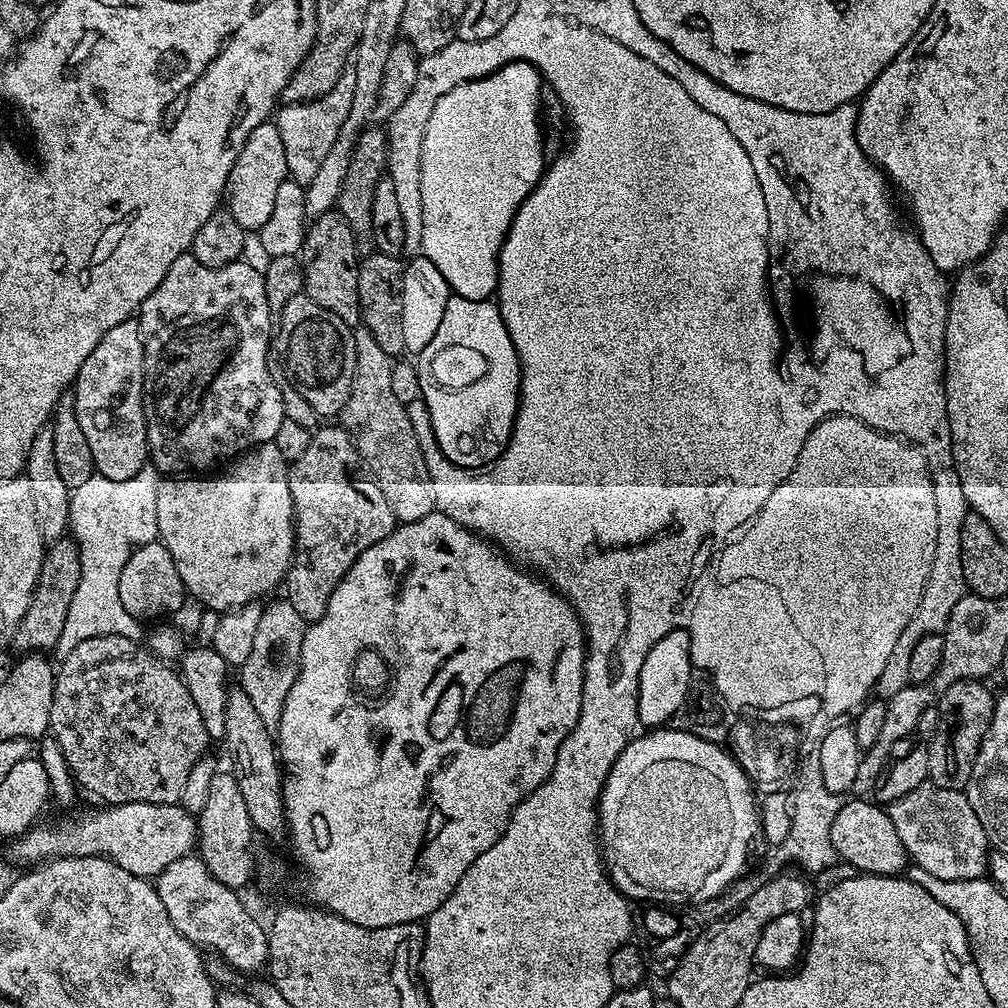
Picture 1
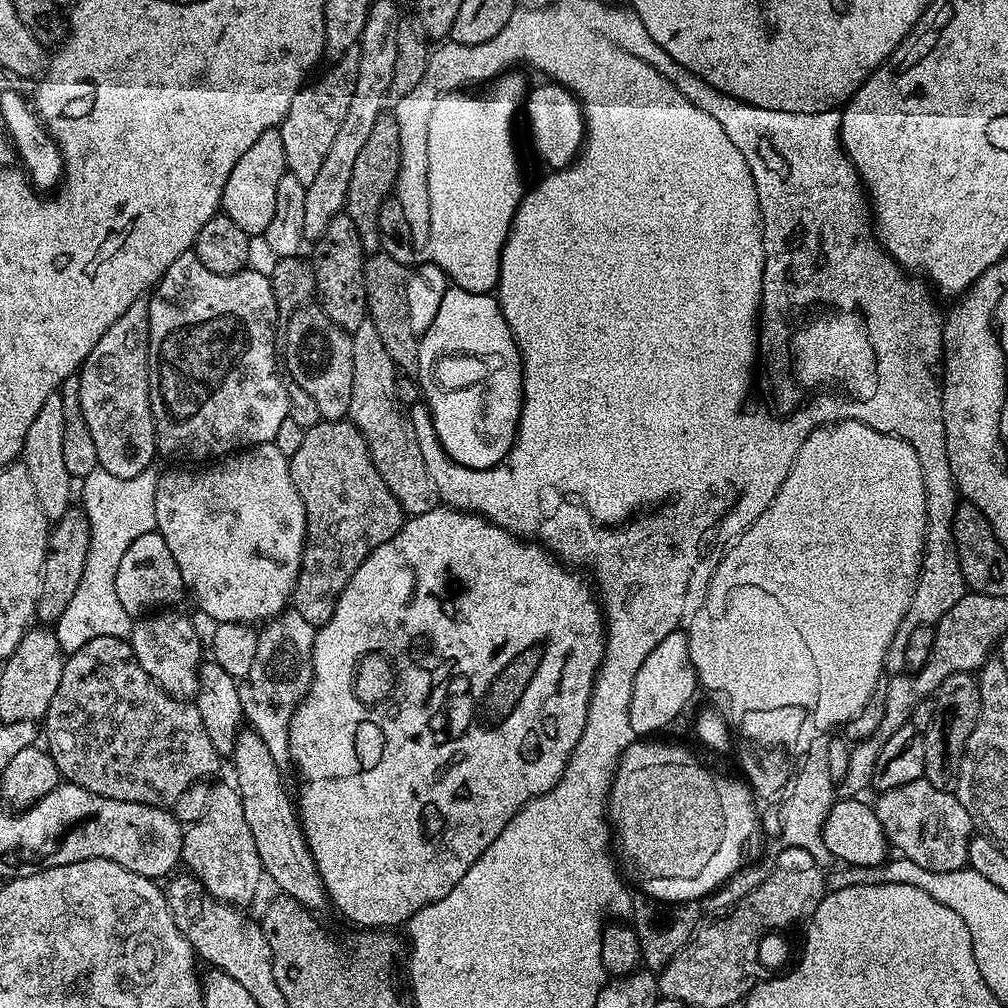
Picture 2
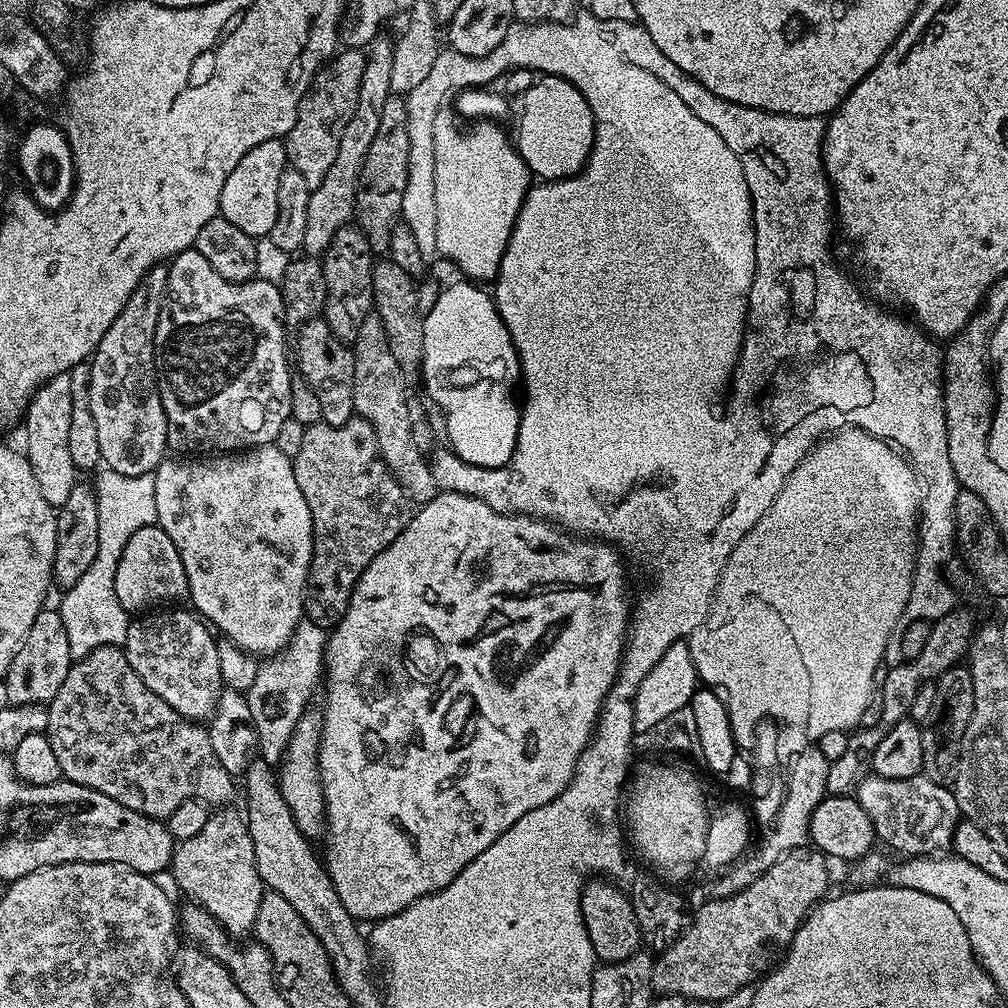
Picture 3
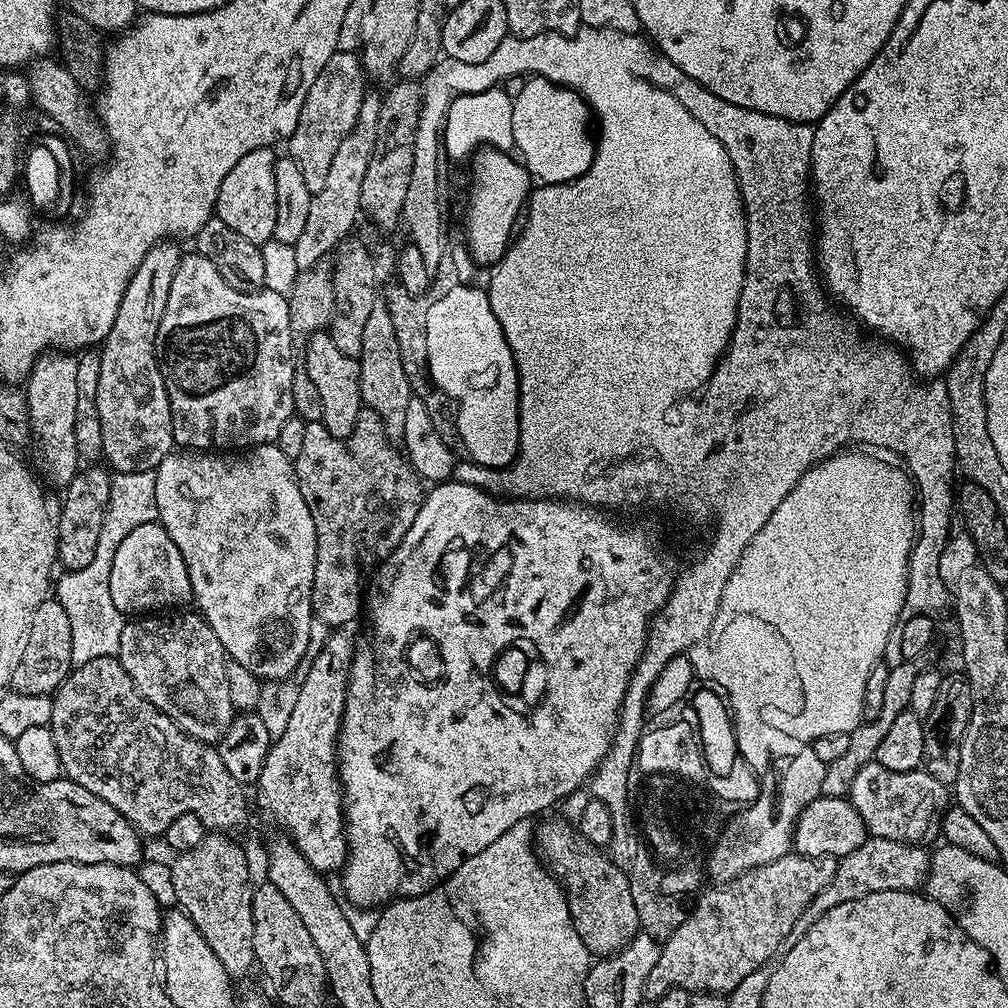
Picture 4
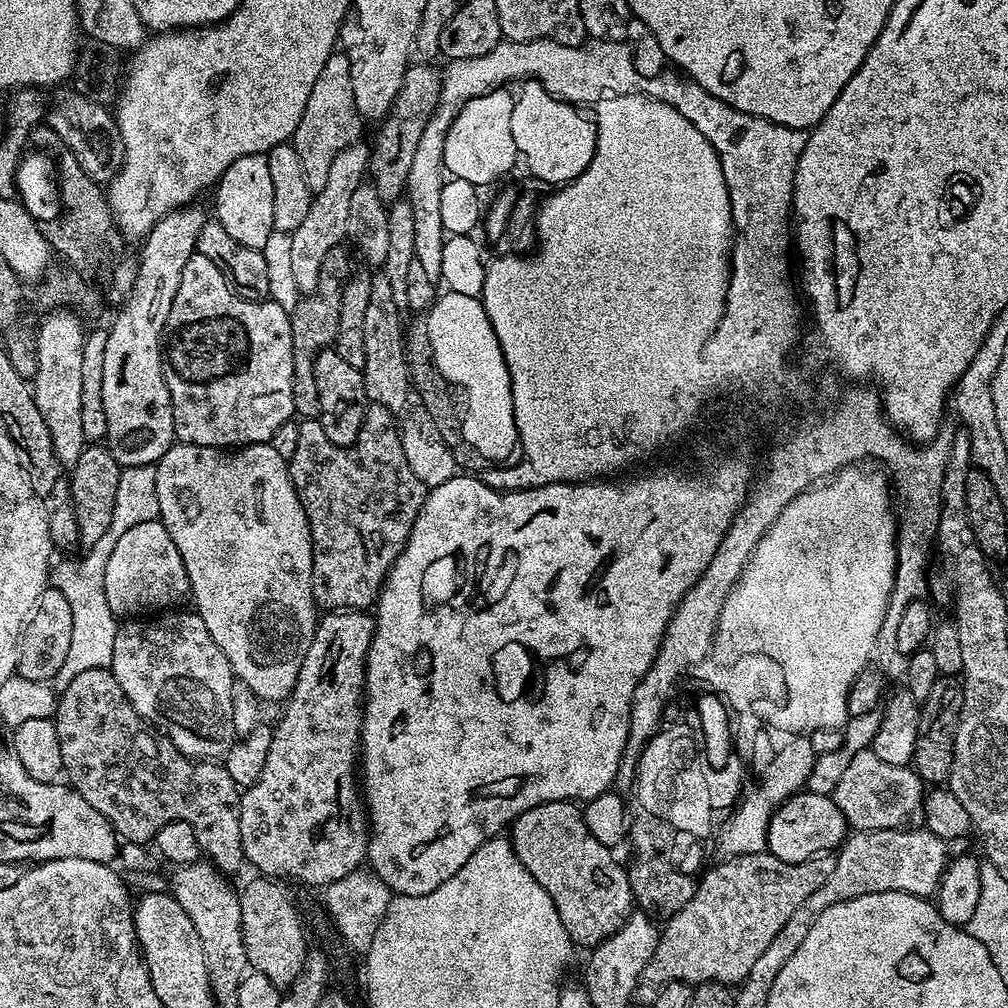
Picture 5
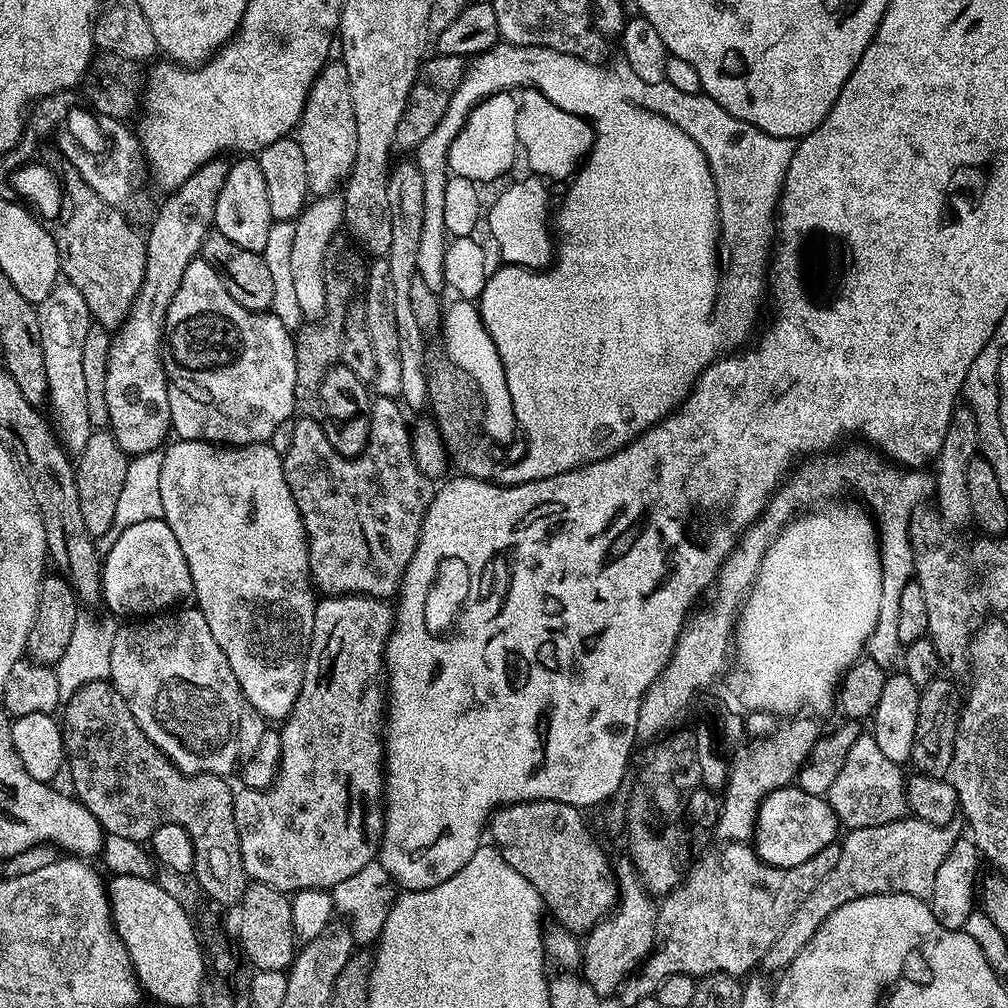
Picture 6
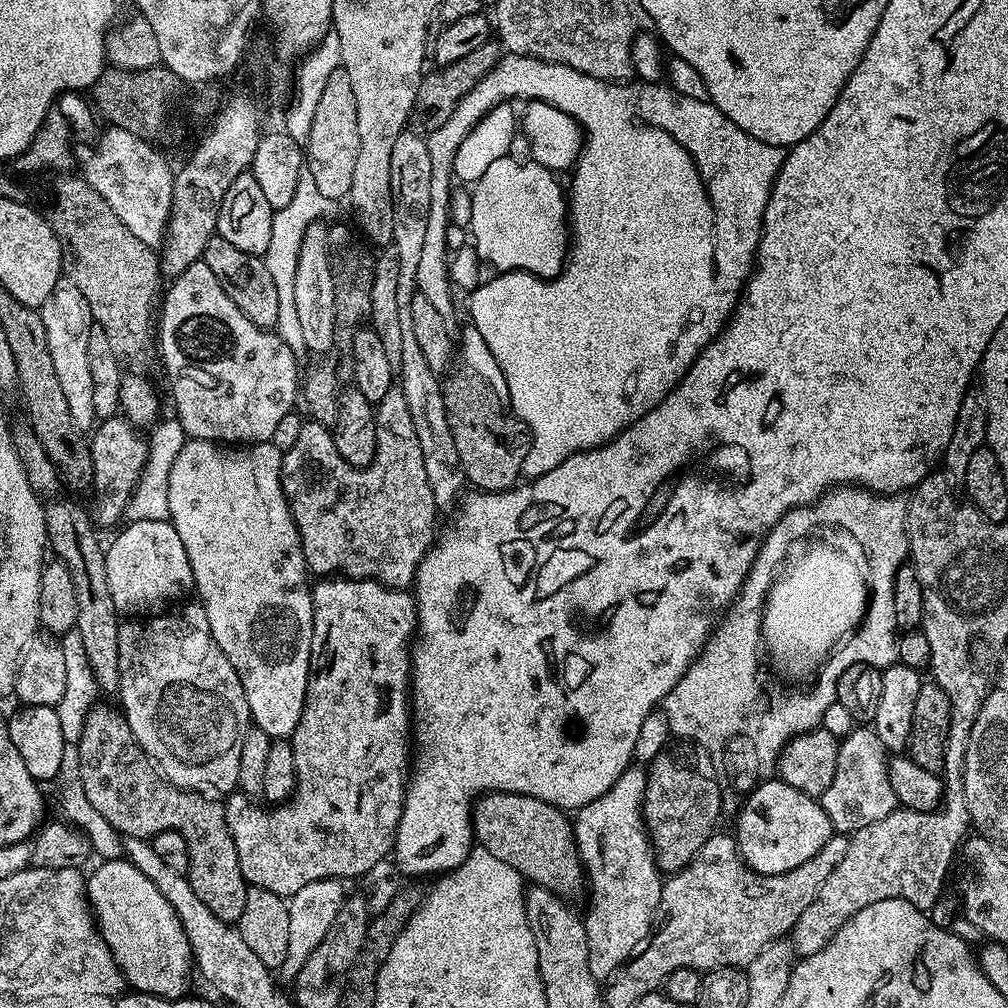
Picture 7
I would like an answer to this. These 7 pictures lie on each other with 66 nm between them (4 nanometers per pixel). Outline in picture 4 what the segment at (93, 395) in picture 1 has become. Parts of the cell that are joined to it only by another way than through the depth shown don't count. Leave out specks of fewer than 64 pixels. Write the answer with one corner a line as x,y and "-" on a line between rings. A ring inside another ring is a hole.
171,239
162,240
154,245
146,254
146,258
142,258
142,266
138,266
134,270
134,274
130,278
130,282
126,286
126,290
122,294
122,306
118,306
118,318
114,318
114,326
110,326
110,334
105,338
102,347
99,349
100,361
102,362
102,370
98,374
98,390
96,391
96,401
98,402
98,418
102,421
102,456
116,472
150,472
158,467
162,462
162,458
166,458
168,453
173,451
174,441
172,439
172,411
170,410
170,398
168,391
164,385
164,379
160,373
160,362
156,354
156,335
158,334
158,326
162,322
162,314
166,314
166,298
170,298
170,282
174,282
174,274
178,271
180,265
180,257
182,249
179,243
173,242

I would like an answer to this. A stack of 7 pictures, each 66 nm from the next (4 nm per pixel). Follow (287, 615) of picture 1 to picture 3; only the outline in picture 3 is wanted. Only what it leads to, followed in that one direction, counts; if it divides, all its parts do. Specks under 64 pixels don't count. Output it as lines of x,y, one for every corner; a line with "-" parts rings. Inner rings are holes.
307,618
301,619
295,634
283,652
273,660
257,665
254,684
245,693
250,714
253,715
255,732
258,734
258,754
270,766
279,765
293,736
294,726
304,711
318,678
323,675
324,650
327,648
327,631

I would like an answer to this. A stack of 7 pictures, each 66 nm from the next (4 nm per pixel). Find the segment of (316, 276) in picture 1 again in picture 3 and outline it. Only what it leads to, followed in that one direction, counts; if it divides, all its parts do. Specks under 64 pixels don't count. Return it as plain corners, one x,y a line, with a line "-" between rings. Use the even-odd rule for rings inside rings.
346,226
334,234
330,246
322,257
326,278
326,302
322,319
343,344
353,345
358,338
358,330
368,316
373,315
372,307
372,265
374,253
370,242
359,227

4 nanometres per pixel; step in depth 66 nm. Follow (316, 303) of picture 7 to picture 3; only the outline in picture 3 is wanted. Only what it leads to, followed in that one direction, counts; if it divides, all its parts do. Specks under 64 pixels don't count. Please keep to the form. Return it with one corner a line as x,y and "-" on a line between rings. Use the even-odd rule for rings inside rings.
377,35
366,48
362,86
358,86
358,106
354,106
354,114
350,122
346,122
346,130
342,130
338,154
334,163
330,165
326,178
322,178
322,186
312,189
310,206
306,210
306,238
303,247
303,251
312,258
323,257
334,234
346,227
356,210
356,191
362,162
366,162
366,150
370,150
370,142
374,142
374,133
378,131
378,122
382,119
382,106
386,106
388,97
393,95
390,86
390,74
394,66
393,41
387,40
384,36

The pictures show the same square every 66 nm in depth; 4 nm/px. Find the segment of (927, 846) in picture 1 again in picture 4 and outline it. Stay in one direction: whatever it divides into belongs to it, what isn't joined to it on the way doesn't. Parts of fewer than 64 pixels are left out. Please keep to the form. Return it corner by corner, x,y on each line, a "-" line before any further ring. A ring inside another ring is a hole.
873,762
854,774
846,799
862,818
868,836
890,838
903,844
920,844
931,832
937,831
949,807
950,792
944,788
947,788
945,781
934,778
927,770
899,772
886,770
886,766

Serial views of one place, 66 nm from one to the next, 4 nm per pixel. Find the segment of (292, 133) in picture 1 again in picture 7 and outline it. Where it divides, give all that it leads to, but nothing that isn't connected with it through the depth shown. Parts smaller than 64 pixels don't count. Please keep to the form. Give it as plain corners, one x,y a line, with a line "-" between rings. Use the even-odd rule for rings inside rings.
343,67
334,70
330,74
330,79
326,82
326,90
322,90
322,98
318,101
318,110
314,110
314,122
310,125
310,130
306,137
306,171
314,178
314,186
318,186
318,191
322,193
327,200
333,202
343,201
350,190
350,181
354,175
354,165
358,163
358,106
354,106
354,90
350,87
350,74
346,74

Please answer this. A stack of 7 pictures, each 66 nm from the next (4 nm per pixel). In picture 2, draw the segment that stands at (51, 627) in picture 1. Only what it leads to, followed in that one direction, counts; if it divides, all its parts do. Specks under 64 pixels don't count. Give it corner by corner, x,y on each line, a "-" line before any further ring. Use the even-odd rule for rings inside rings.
73,506
66,514
62,514
62,518
55,521
50,528
48,553
36,607
37,621
52,626
62,618
62,610
66,610
70,598
74,598
74,590
78,590
78,582
82,582
82,570
86,570
86,558
89,554
90,522
86,518
83,507

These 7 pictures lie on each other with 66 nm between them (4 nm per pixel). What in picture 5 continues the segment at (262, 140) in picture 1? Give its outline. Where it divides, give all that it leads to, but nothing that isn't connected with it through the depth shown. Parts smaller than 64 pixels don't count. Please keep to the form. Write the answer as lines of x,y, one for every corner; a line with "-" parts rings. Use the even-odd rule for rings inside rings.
246,154
230,165
230,170
214,186
216,212
214,218
242,246
266,246
266,238
274,231
274,186
270,179
268,157
264,154

